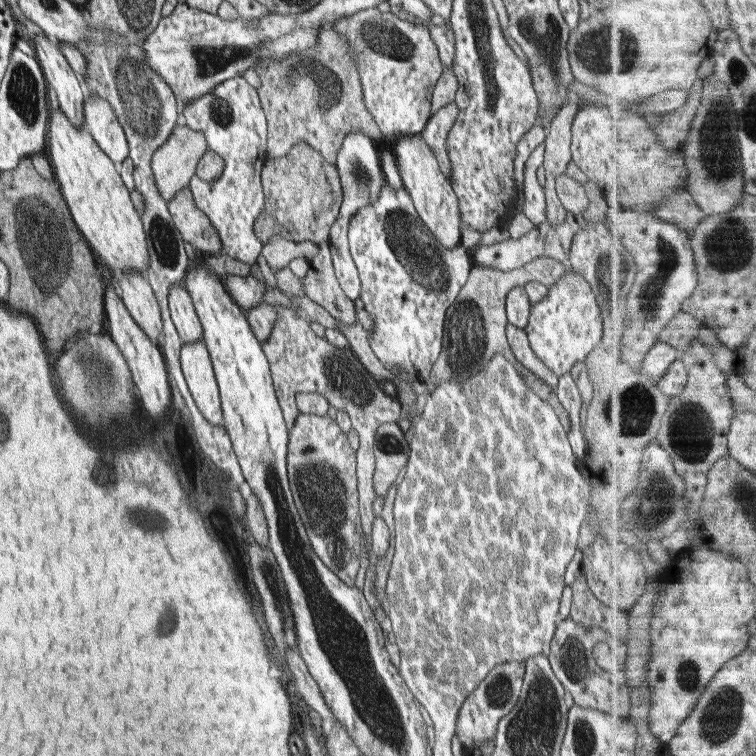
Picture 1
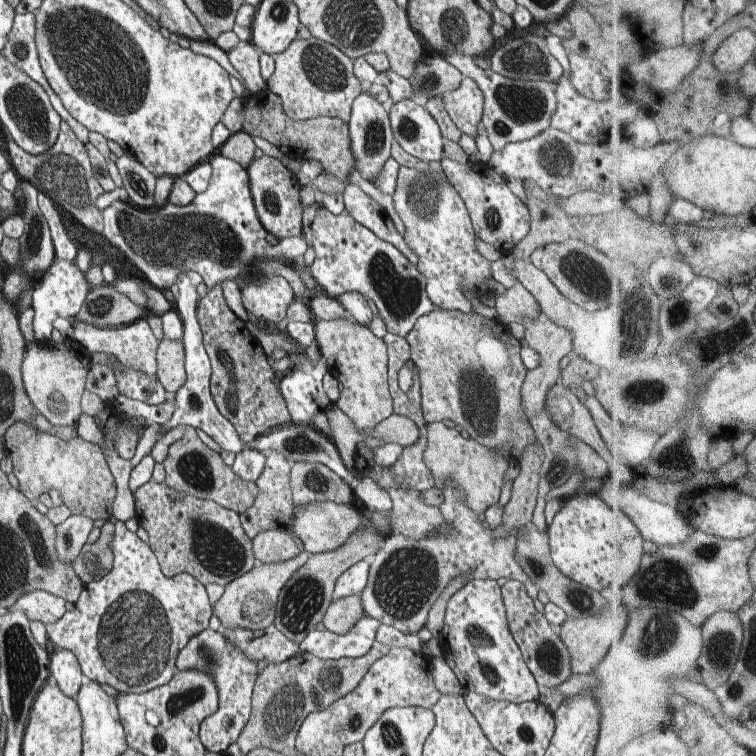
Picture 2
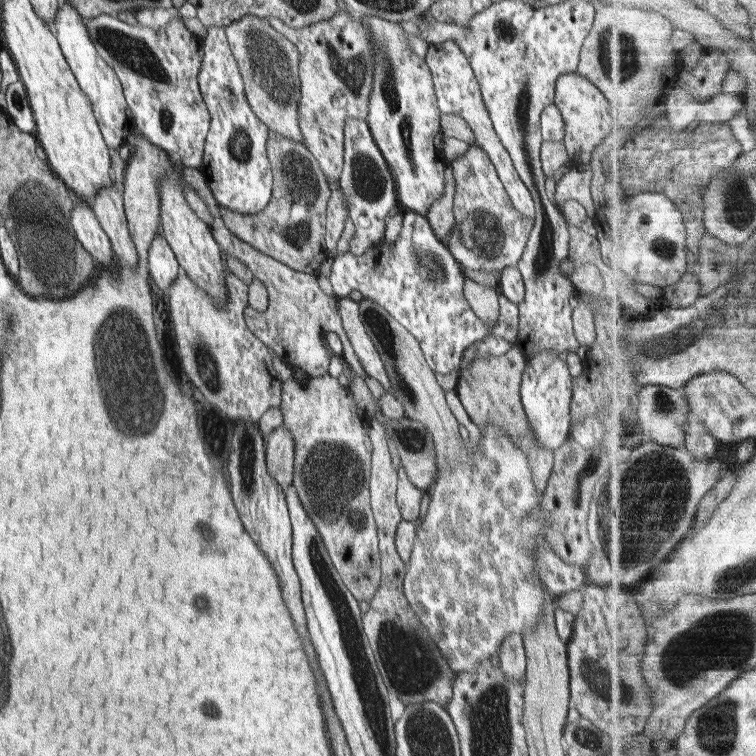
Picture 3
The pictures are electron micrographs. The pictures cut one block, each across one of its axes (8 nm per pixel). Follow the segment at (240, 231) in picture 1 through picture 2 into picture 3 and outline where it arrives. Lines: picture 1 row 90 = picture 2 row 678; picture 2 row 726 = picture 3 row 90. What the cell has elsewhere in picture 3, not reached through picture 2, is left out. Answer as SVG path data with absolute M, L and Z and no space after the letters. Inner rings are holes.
M223 26L207 28L203 51L198 82L211 123L200 168L218 205L242 215L258 214L268 206L273 188L273 172L267 157L270 130L255 115L245 97L245 81Z

